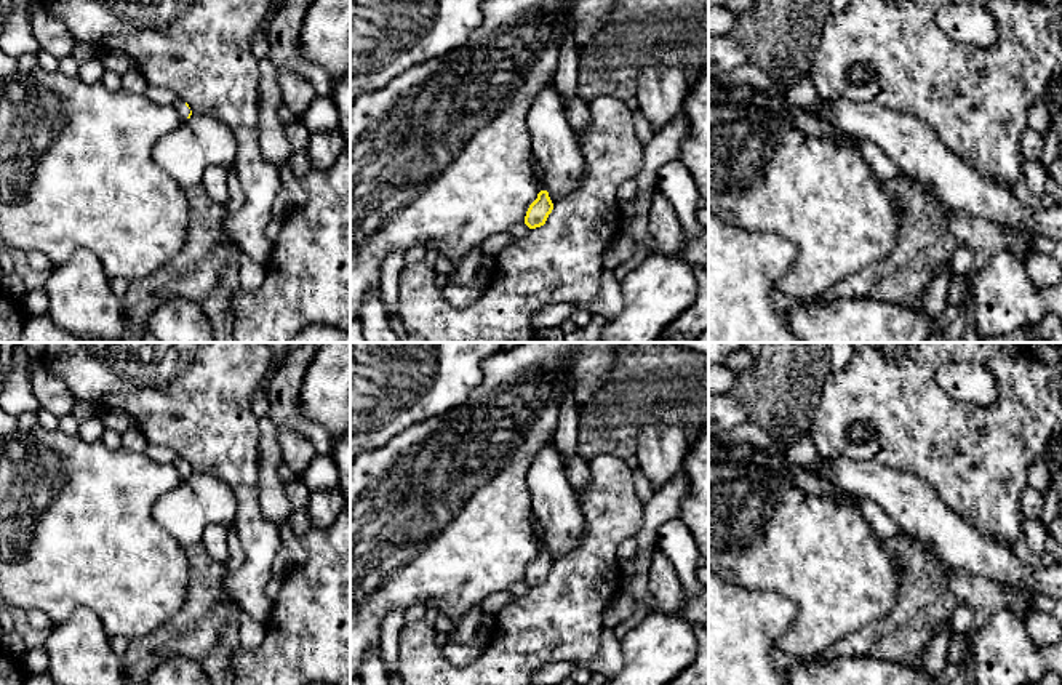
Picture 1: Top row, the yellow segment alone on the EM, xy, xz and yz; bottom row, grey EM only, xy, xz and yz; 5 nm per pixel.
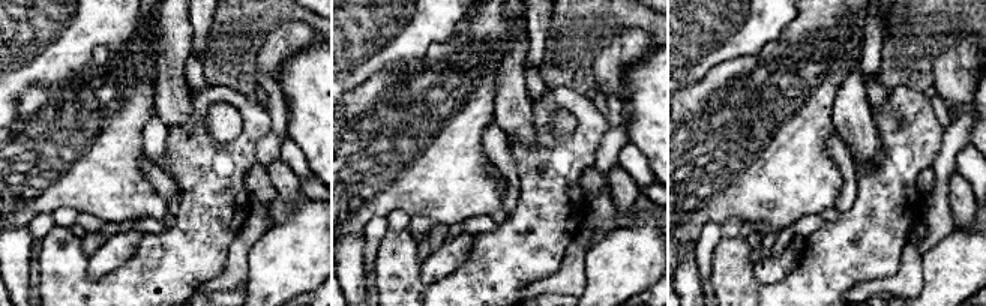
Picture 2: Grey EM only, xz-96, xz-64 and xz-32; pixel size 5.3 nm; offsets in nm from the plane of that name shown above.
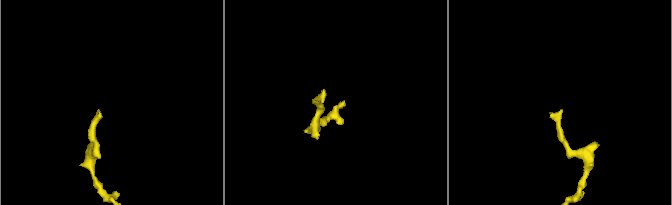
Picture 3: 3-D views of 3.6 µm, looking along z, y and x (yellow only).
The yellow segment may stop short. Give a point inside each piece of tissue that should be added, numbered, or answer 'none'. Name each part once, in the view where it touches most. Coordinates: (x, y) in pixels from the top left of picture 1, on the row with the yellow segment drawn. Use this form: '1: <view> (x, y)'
1: xy (183, 111)

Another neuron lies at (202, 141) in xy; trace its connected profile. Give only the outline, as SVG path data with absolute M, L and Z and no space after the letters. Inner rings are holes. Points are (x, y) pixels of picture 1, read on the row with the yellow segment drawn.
M192 114L154 147L157 165L186 190L202 184L208 168L232 168L235 155L237 144L227 125L202 114Z

